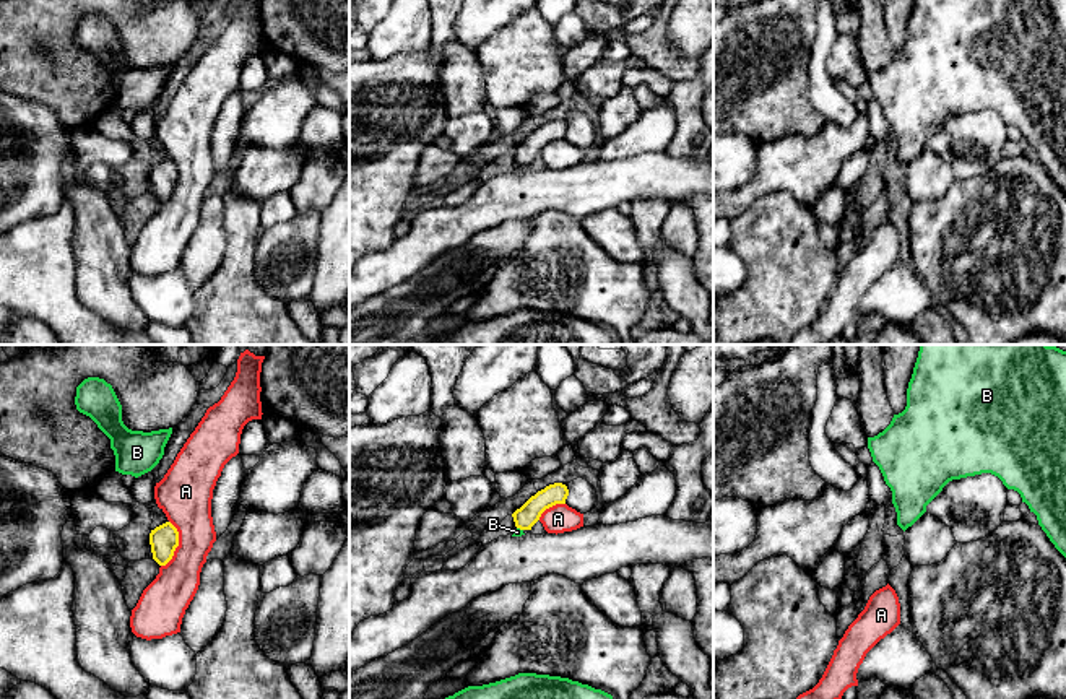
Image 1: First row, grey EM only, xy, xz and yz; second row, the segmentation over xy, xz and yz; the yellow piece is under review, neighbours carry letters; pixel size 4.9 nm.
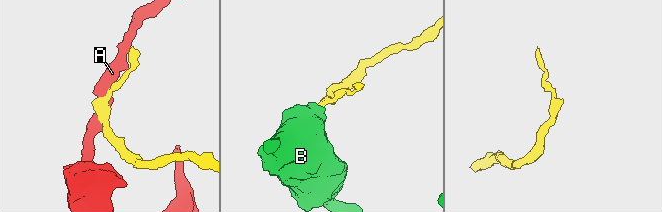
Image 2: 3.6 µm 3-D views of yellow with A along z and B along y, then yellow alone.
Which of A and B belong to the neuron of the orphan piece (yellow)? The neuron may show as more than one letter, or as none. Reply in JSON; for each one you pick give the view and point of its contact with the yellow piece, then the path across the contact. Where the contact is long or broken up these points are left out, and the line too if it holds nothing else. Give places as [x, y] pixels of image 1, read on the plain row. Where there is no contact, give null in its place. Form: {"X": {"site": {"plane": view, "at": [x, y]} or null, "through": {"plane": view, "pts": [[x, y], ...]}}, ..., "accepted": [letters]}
{"B": {"site": {"plane": "xz", "at": [520, 164]}, "through": {"plane": "xz", "pts": [[528, 150], [520, 164], [517, 168]]}}, "accepted": ["B"]}

